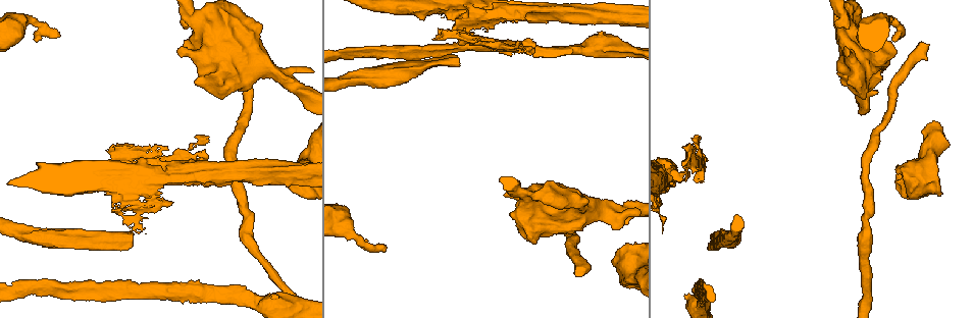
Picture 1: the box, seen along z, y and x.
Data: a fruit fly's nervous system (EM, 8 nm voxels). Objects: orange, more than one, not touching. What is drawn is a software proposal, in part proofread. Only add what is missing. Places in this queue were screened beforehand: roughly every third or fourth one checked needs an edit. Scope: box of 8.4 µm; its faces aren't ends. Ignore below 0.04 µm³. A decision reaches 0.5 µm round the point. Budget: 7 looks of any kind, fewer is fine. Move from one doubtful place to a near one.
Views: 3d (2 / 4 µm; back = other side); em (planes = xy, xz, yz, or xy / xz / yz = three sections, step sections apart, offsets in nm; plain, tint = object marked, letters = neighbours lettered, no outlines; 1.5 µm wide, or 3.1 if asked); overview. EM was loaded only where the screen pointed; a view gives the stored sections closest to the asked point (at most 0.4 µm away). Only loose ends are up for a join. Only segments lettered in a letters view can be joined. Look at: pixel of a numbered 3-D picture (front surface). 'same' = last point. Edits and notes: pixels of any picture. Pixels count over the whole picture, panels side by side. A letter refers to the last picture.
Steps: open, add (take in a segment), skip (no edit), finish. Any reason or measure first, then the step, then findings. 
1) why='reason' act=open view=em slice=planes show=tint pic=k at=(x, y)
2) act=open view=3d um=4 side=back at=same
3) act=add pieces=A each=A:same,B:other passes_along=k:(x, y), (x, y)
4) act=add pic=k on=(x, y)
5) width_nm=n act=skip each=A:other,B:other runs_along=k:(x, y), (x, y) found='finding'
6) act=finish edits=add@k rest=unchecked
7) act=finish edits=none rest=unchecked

why='branch stops here' act=open view=3d um=4 pic=1 at=(384, 245)

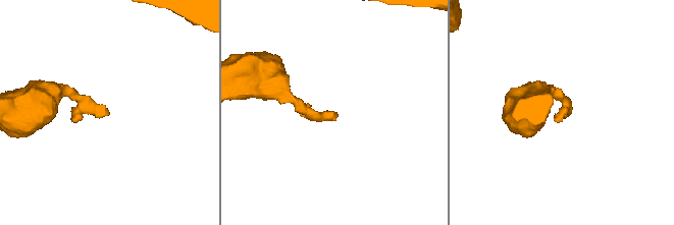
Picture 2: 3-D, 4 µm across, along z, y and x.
why='now the EM' act=open view=em slice=planes show=letters pic=2 at=(565, 116)

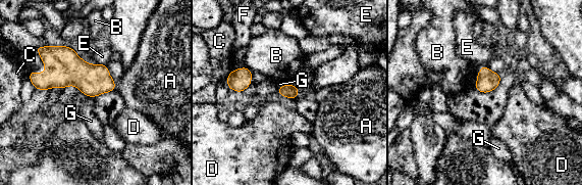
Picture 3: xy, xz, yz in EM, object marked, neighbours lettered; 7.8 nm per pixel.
act=add pieces=A each=A:same,B:other,C:other,D:other,E:other,F:other,G:other passes_along=3:(93, 80), (114, 86), (146, 86) found='the cell continues'

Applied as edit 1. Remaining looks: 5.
why='branch stops here' act=open view=em slice=planes show=plain pic=1 at=(504, 195)

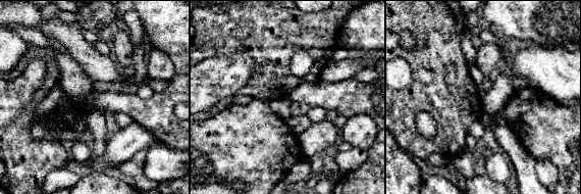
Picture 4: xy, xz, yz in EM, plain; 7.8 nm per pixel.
act=open view=em slice=planes show=letters at=same

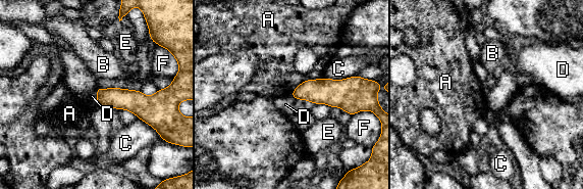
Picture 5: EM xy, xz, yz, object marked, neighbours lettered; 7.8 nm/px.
act=skip each=A:other,B:other,C:other,D:other,E:other,F:other border=5:(96, 90), (96, 102), (98, 105) found='none of them fits'

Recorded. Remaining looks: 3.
why='end of a long branch' act=open view=3d um=2 pic=1 at=(576, 275)

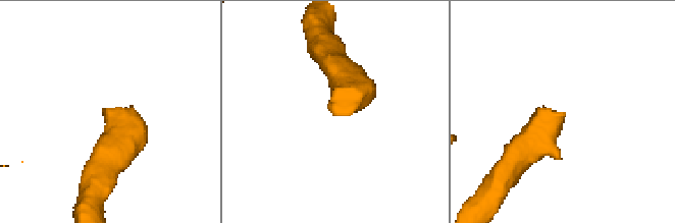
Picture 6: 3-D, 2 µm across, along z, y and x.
why='need the tissue' act=open view=em slice=planes show=letters pic=6 at=(103, 113)

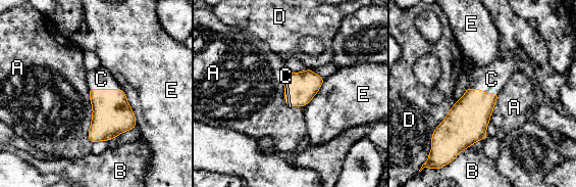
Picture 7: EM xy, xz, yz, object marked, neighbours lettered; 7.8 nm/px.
longest_contact=A:420nm act=add pieces=C each=A:other,B:other,C:same,D:other,E:other found='the cell continues'

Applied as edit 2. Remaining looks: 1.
act=finish edits=add@3,add@7 rest=unchecked

